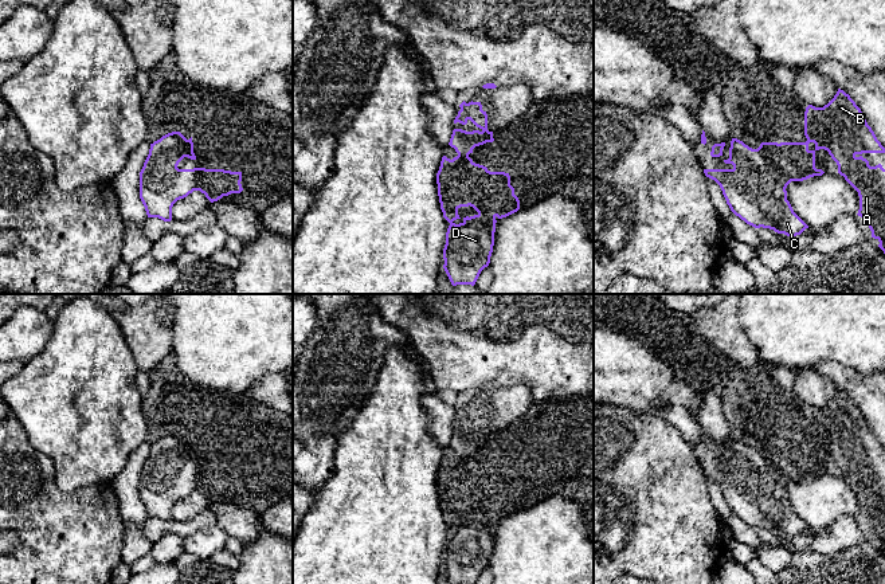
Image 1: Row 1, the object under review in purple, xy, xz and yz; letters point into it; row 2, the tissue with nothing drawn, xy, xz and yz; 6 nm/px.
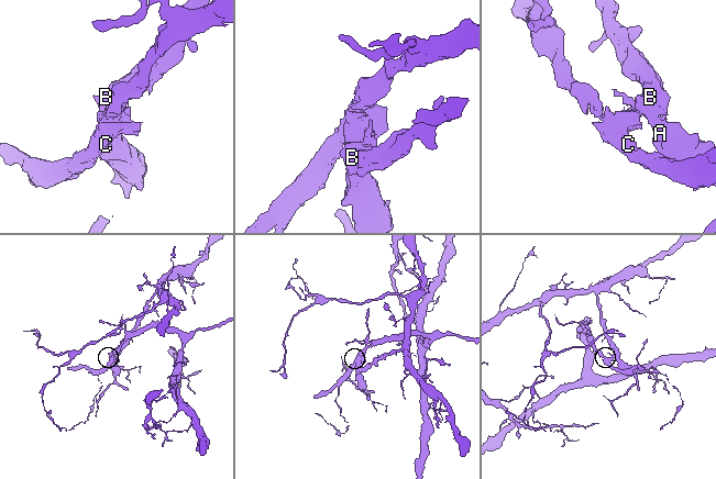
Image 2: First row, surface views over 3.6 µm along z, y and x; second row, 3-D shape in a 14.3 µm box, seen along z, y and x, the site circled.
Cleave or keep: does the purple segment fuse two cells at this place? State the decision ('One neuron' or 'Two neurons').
Two neurons

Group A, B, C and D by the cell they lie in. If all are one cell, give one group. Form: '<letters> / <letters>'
A B D / C

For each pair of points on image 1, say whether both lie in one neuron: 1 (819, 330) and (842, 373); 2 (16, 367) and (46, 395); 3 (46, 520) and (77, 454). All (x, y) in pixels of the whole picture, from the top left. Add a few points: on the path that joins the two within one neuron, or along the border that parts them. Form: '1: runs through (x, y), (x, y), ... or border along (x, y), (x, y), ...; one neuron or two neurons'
1: border along (806, 367), (838, 361), (866, 373); two neurons
2: border along (24, 361), (24, 367), (14, 377); two neurons
3: border along (50, 459), (54, 481), (62, 490), (91, 485); two neurons

